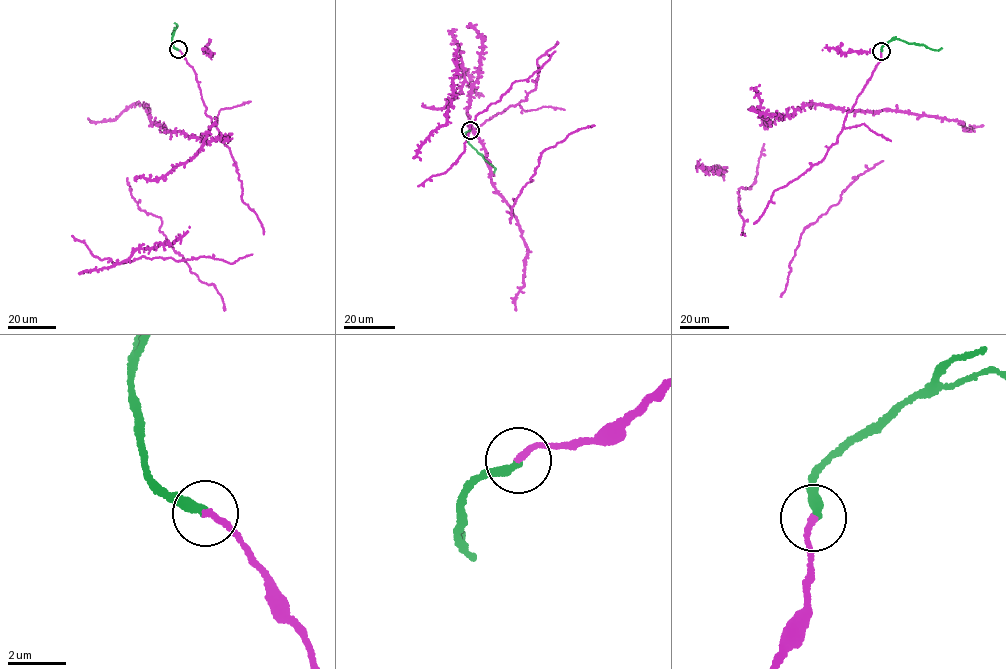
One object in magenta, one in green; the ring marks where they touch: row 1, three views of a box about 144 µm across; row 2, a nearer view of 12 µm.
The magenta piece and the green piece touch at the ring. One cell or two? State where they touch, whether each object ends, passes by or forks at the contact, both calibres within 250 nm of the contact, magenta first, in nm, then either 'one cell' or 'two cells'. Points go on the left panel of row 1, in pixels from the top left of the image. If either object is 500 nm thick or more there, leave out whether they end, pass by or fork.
(178, 49) | magenta ends | green ends | 200/320 nm | one cell

